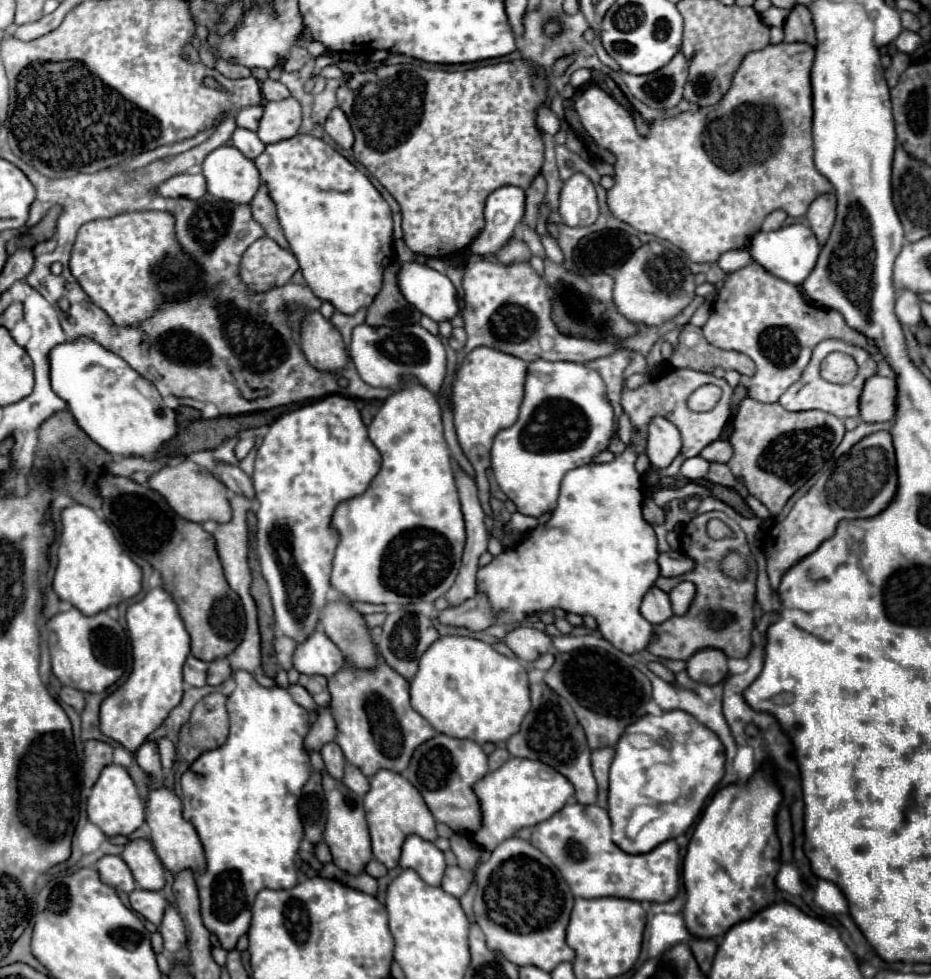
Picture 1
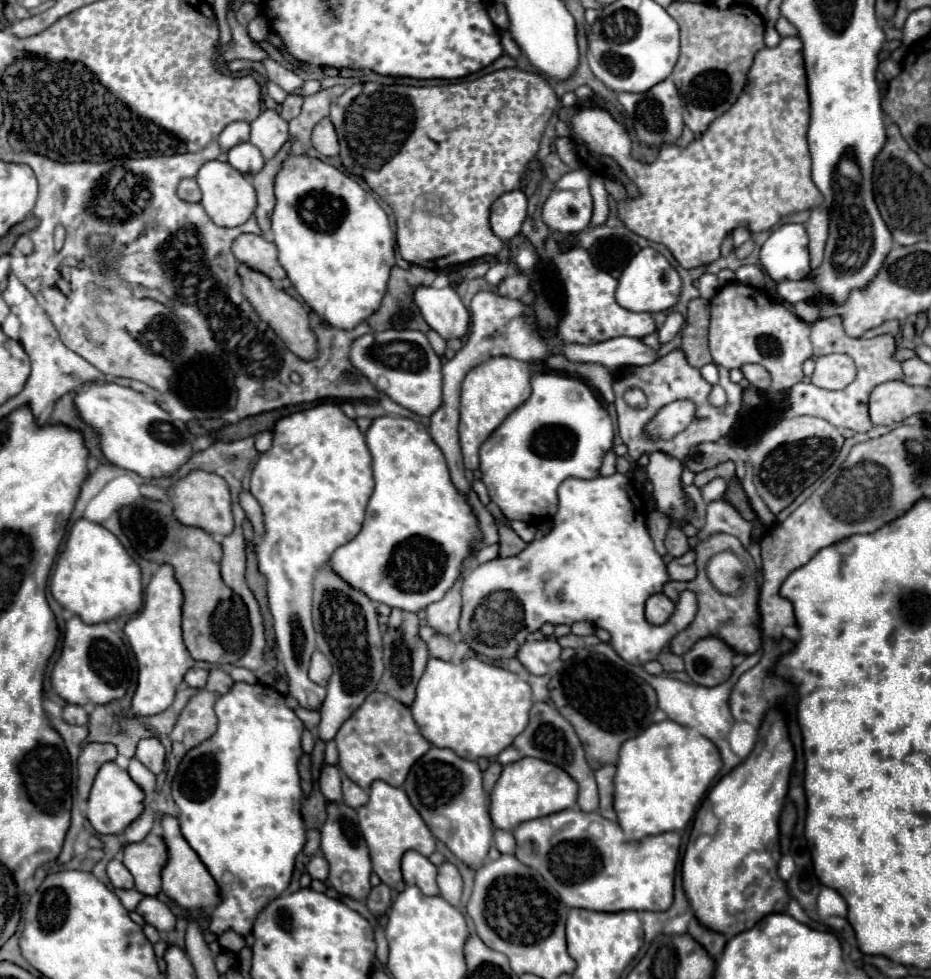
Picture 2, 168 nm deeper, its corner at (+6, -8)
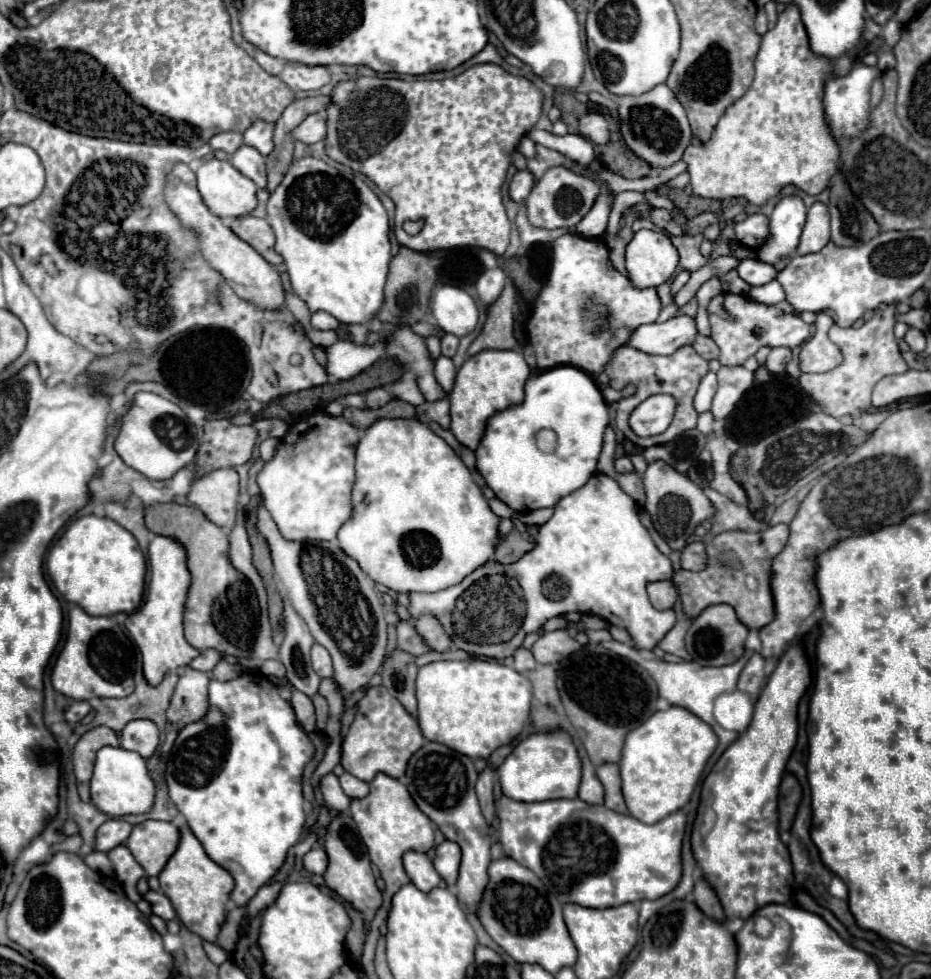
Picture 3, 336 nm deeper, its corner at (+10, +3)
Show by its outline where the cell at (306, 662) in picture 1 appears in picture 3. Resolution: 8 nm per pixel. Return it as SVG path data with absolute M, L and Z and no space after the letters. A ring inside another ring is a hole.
M318 643L312 647L312 667L320 677L332 677L332 673L334 673L328 651Z

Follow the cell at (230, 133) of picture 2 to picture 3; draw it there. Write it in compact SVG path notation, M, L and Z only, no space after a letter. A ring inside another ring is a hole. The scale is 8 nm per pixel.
M224 131L224 133L216 133L212 139L210 139L210 147L216 151L216 149L222 149L226 151L228 155L232 155L232 151L236 151L236 147L242 145L242 133L238 131Z

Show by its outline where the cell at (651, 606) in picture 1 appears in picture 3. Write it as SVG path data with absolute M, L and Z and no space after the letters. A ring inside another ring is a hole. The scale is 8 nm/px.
M670 581L650 583L648 585L648 597L650 597L650 603L656 609L670 609L676 603L676 599L678 599L676 587L672 587Z

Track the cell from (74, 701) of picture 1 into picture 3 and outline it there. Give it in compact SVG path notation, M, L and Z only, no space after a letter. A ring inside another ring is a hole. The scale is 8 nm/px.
M72 701L72 705L64 711L64 717L68 723L78 723L82 717L88 715L92 707L88 705L88 701Z

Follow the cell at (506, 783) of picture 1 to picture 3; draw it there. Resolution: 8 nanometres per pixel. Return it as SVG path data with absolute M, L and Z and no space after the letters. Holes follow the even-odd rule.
M554 731L552 735L528 735L498 767L498 779L502 793L514 801L548 801L548 799L574 799L580 785L580 757L566 731Z

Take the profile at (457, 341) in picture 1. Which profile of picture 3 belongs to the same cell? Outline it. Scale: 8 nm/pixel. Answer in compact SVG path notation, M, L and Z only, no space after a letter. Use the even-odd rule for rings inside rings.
M446 333L446 335L442 337L442 355L452 357L452 355L456 353L456 347L458 347L458 337Z

